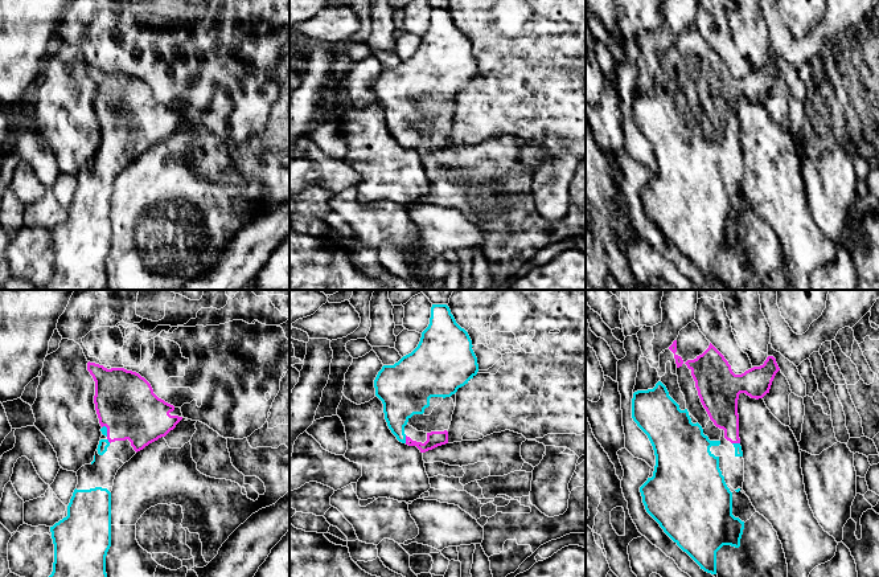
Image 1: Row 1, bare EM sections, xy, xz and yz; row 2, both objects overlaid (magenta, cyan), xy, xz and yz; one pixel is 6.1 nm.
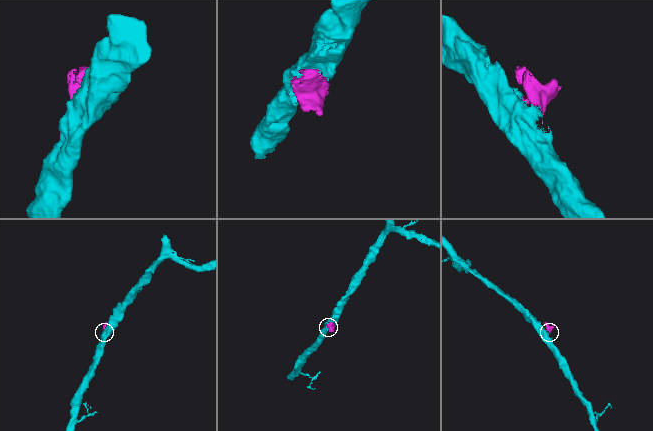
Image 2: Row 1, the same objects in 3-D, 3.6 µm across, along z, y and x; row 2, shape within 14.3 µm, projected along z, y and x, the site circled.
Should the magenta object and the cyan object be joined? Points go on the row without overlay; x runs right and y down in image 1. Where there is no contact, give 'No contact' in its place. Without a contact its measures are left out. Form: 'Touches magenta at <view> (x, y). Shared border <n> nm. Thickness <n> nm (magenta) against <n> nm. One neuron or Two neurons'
Touches magenta at xz (406, 143). Shared border 50 nm. Thickness 100 nm (magenta) against 240 nm. One neuron

